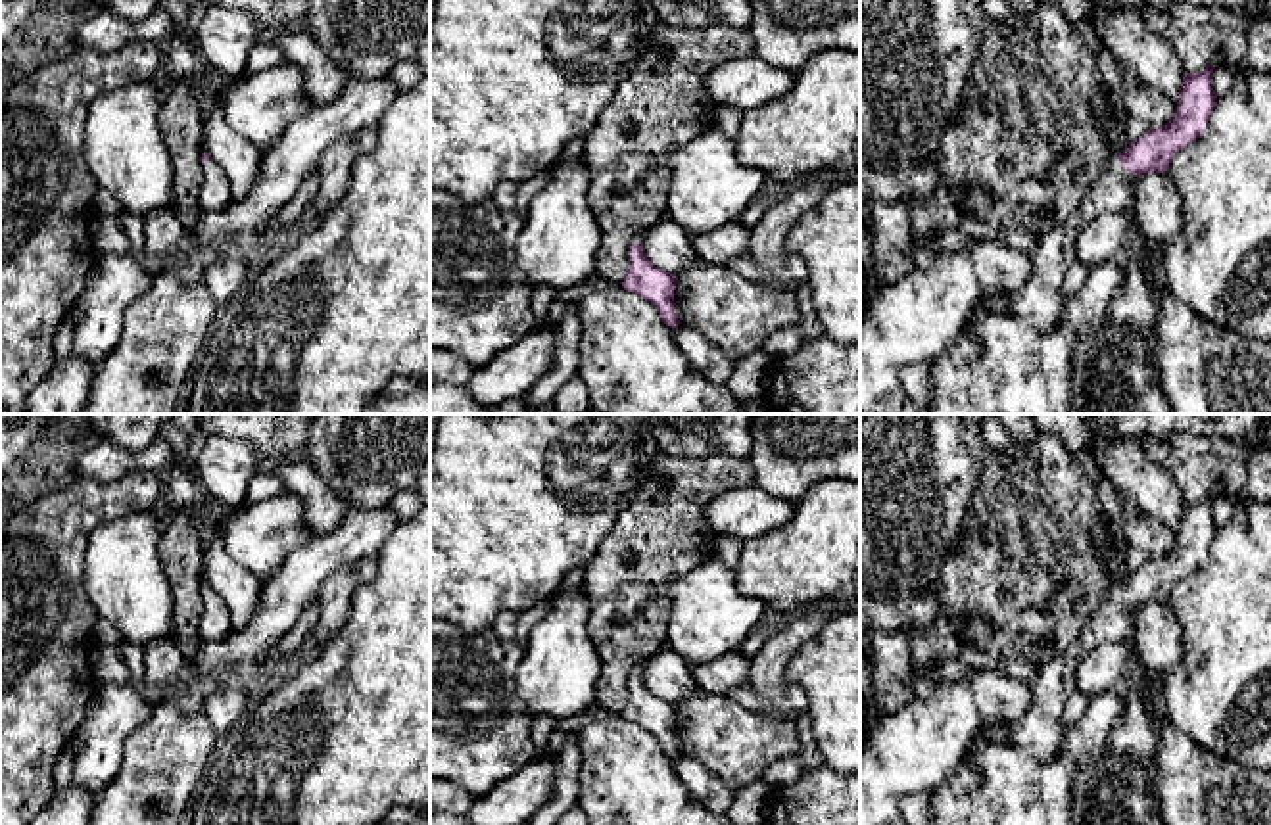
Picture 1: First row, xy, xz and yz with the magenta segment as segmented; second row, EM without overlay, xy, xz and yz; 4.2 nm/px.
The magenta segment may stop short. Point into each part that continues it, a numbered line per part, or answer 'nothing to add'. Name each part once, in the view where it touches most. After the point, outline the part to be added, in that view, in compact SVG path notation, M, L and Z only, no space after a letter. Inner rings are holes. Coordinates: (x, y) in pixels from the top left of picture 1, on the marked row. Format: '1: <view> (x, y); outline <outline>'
1: yz (1041, 302); outline M1114 155L1081 200L1079 209L1062 224L1044 232L1031 253L1027 282L1012 294L1012 311L1035 330L1052 330L1064 315L1064 278L1077 261L1075 242L1081 230L1104 213L1127 211L1133 201L1131 184L1137 175L1129 173Z

